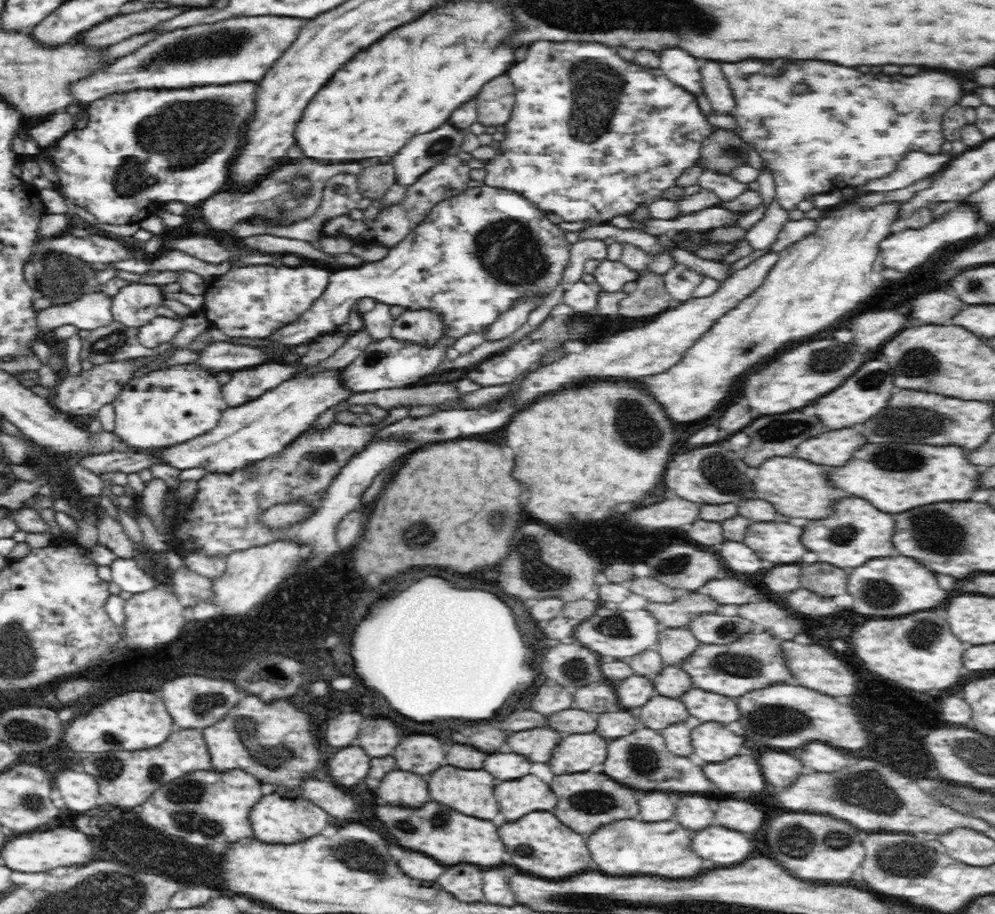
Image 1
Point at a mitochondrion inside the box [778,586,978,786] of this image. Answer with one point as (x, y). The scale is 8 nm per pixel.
(925, 634)

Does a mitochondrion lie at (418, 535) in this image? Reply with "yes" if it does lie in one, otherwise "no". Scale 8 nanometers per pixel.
yes

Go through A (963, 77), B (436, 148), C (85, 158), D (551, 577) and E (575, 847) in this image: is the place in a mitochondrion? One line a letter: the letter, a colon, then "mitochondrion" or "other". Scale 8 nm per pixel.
A: other
B: mitochondrion
C: other
D: mitochondrion
E: other

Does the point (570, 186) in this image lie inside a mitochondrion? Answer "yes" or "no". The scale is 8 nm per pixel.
no

